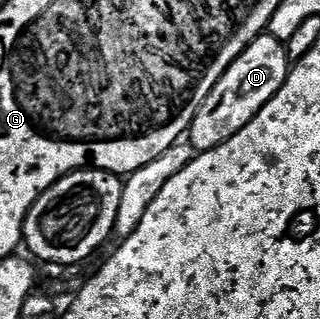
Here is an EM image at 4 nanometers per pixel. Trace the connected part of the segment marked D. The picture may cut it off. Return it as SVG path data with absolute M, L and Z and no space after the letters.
M268 33L259 36L219 77L215 89L203 101L199 113L195 113L193 124L189 126L187 139L193 142L193 151L200 153L215 149L221 143L225 143L239 129L243 129L255 116L279 93L281 86L285 84L285 78L291 70L291 60L286 44L280 43L273 35Z

